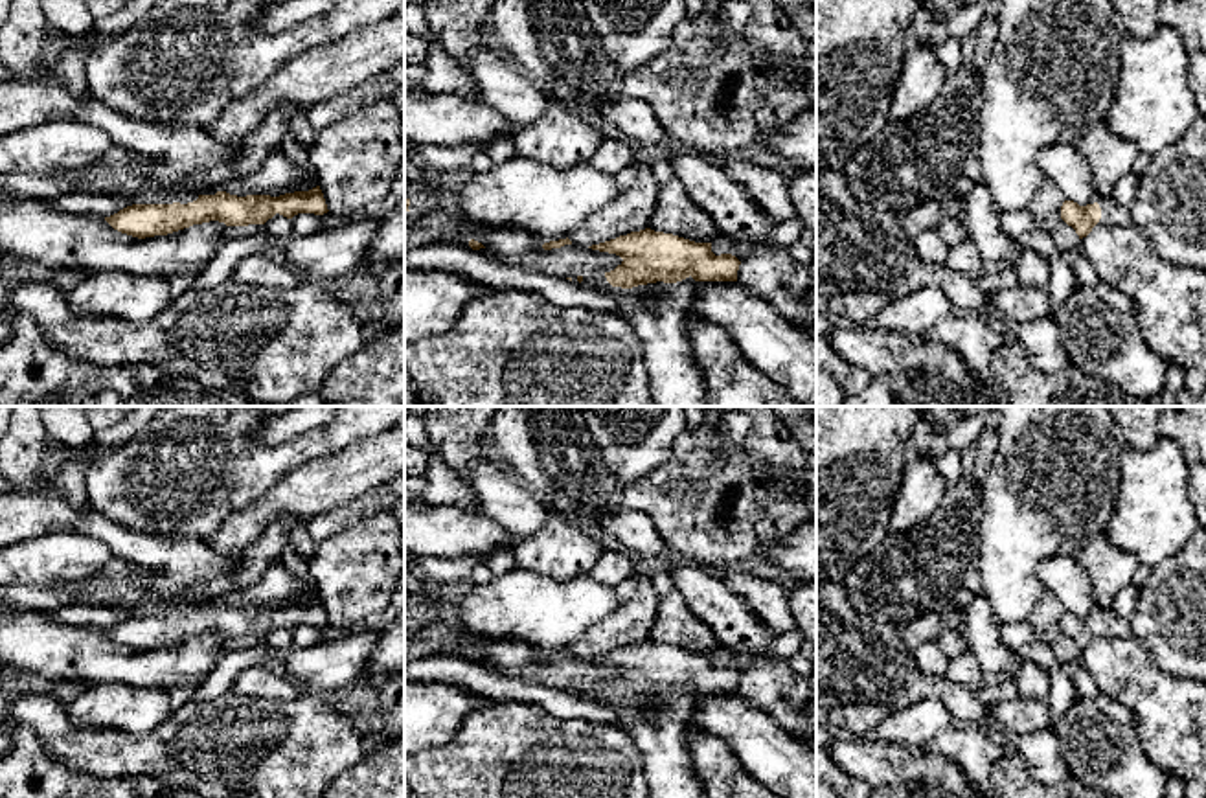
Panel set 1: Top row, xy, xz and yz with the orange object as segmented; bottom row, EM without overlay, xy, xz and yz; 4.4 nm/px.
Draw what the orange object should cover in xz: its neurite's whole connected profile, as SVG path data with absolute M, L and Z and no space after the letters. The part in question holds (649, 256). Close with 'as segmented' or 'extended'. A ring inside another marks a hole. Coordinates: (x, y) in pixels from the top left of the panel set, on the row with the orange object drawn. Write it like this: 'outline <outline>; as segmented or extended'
outline M651 228L592 245L592 250L620 256L618 267L599 268L566 279L610 296L642 340L649 388L656 406L708 406L706 382L691 359L684 316L693 303L688 281L737 281L741 261L732 254L715 256L711 243L695 243ZM647 283L675 287L654 302L640 302Z; extended

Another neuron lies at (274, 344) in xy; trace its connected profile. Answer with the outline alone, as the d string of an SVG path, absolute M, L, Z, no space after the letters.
M230 278L213 289L188 289L142 324L116 316L79 316L70 309L66 292L53 283L4 283L9 316L31 316L50 346L101 366L153 366L164 377L188 377L211 388L245 392L257 405L281 405L318 392L327 375L368 342L366 322L333 291L311 281L278 289Z

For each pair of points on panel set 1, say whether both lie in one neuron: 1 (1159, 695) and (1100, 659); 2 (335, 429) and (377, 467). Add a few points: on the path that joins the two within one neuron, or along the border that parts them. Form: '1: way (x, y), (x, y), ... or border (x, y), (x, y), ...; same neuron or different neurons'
1: way (1146, 692), (1114, 664); same neuron
2: border (385, 431), (355, 438), (339, 451), (311, 460); different neurons

